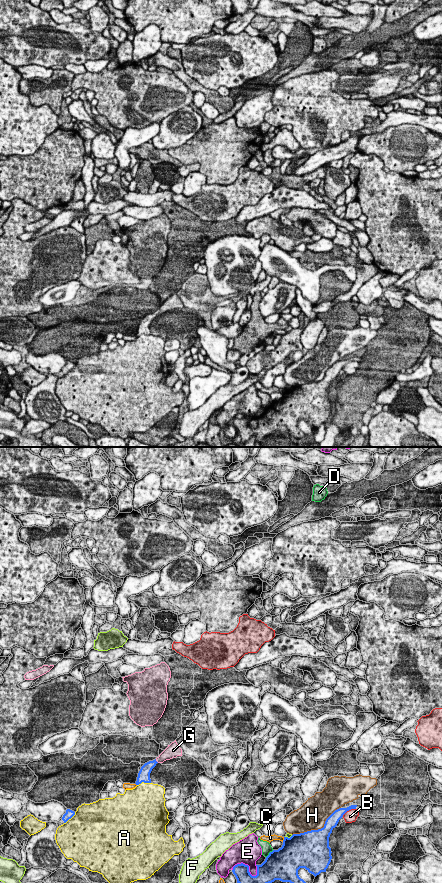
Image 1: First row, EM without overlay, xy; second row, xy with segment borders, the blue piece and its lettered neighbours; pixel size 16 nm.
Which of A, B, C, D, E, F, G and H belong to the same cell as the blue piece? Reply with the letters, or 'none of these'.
G

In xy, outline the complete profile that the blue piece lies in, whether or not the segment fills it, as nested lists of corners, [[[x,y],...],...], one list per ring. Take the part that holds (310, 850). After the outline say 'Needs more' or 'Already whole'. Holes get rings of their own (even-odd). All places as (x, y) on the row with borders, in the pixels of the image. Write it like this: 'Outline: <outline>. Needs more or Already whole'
Outline: [[[351,805],[335,810],[321,829],[293,834],[290,838],[284,837],[282,847],[270,852],[261,865],[256,865],[256,876],[250,874],[248,865],[235,865],[232,872],[237,883],[272,883],[275,880],[306,883],[298,875],[300,868],[305,868],[315,877],[326,872],[332,859],[330,834],[343,815],[356,807],[357,805]]]. Already whole

